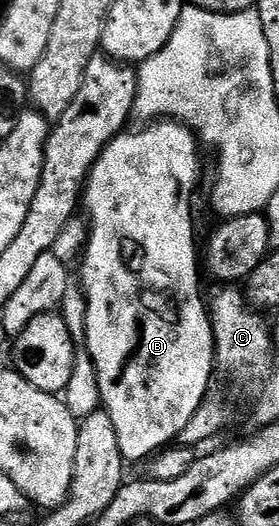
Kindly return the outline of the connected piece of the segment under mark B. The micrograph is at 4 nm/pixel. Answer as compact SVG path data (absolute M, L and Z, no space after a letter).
M155 121L143 125L140 131L124 130L115 136L112 143L104 147L99 159L91 167L81 196L82 206L91 214L87 245L81 256L83 263L83 279L81 286L87 312L85 313L85 349L91 358L91 364L97 373L99 386L99 402L102 410L113 421L113 429L117 429L117 445L121 449L124 460L143 459L147 461L156 453L164 450L172 441L178 440L180 433L189 425L189 417L197 413L197 409L208 398L207 386L211 383L211 371L215 365L215 338L211 328L211 317L208 304L199 296L199 271L201 275L201 255L195 251L195 223L191 220L191 194L195 191L195 181L199 177L199 147L191 128L184 127L178 121Z

